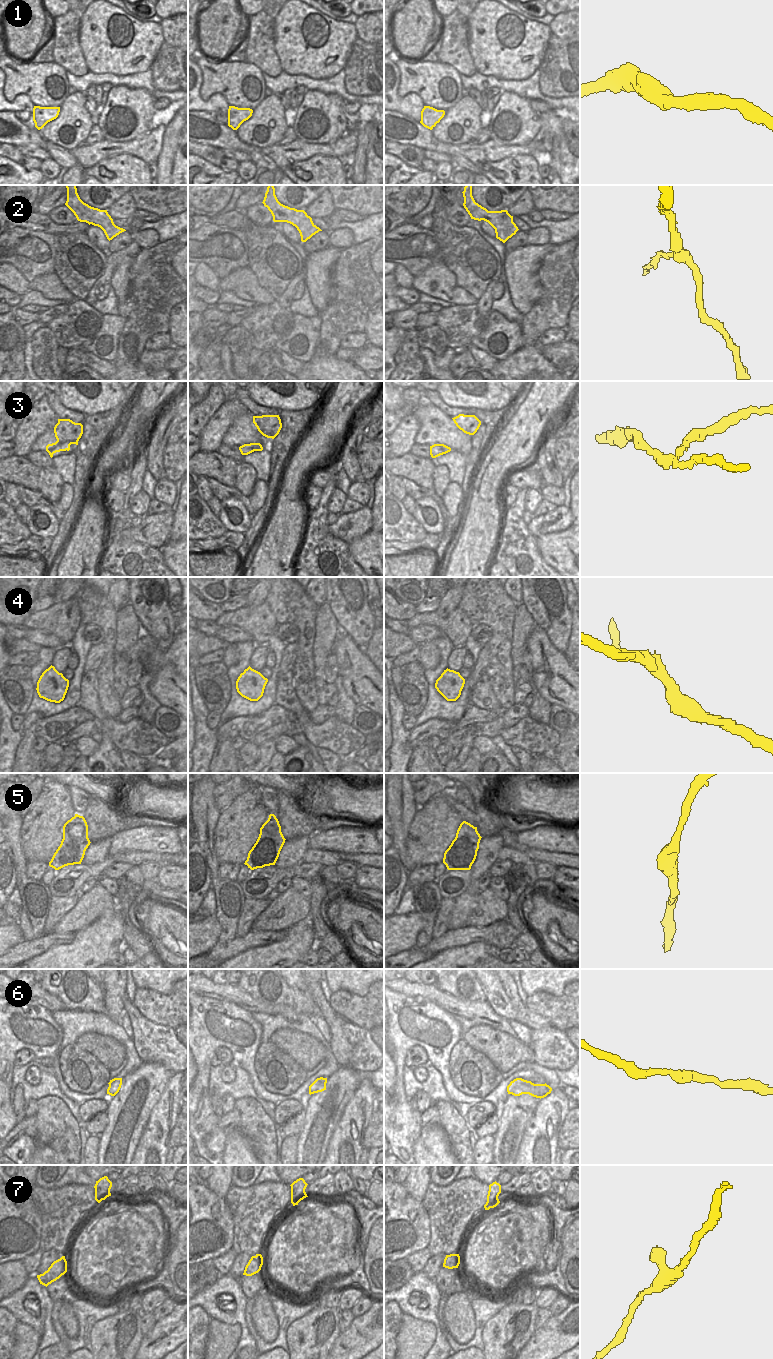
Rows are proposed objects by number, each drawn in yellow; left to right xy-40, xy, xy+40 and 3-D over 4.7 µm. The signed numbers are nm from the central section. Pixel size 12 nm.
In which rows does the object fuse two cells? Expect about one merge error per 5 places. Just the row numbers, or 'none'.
3

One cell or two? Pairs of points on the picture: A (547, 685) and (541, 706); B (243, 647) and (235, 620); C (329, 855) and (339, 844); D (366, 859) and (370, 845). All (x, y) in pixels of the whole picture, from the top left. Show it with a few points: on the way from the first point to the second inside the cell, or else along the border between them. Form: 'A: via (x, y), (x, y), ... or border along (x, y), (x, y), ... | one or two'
A: border along (536, 689), (552, 704) | two
B: border along (253, 640), (256, 644) | two
C: border along (310, 847), (344, 853) | two
D: border along (345, 852), (373, 854) | two

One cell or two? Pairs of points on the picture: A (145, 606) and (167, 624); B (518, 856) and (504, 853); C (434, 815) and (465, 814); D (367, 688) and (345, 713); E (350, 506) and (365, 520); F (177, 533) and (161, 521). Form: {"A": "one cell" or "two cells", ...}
{"A": "one cell", "B": "one cell", "C": "two cells", "D": "two cells", "E": "two cells", "F": "two cells"}

